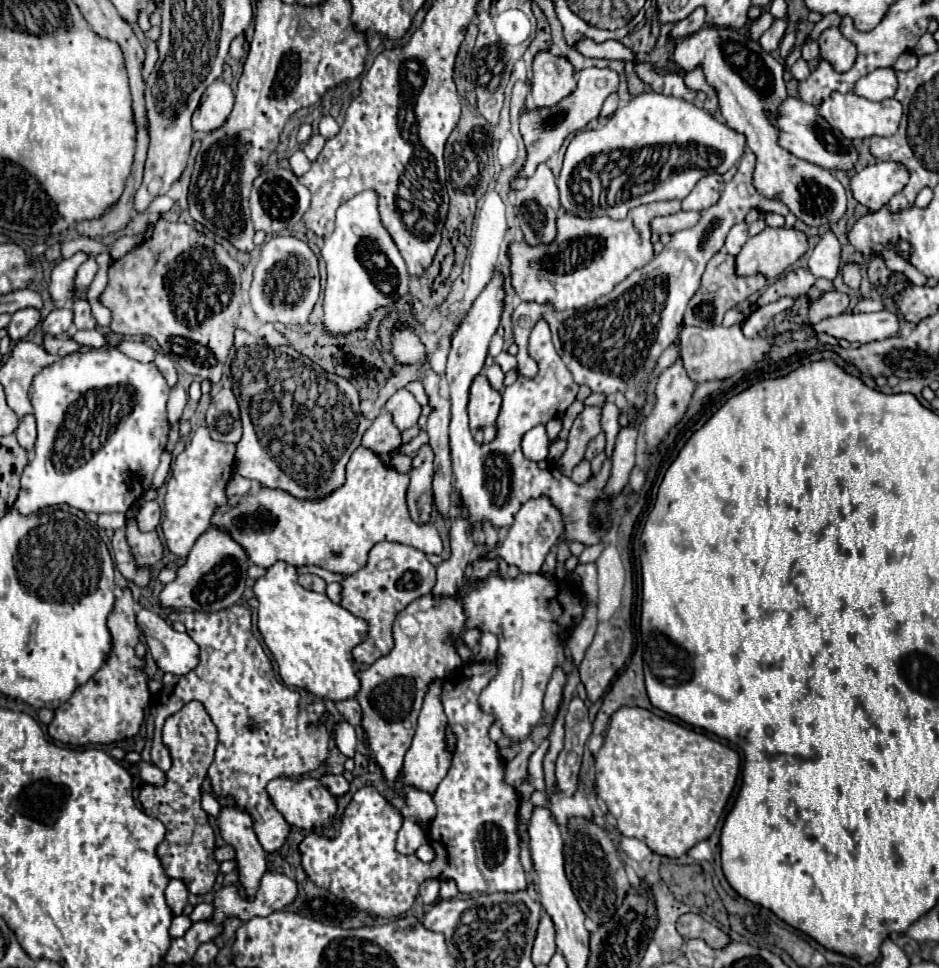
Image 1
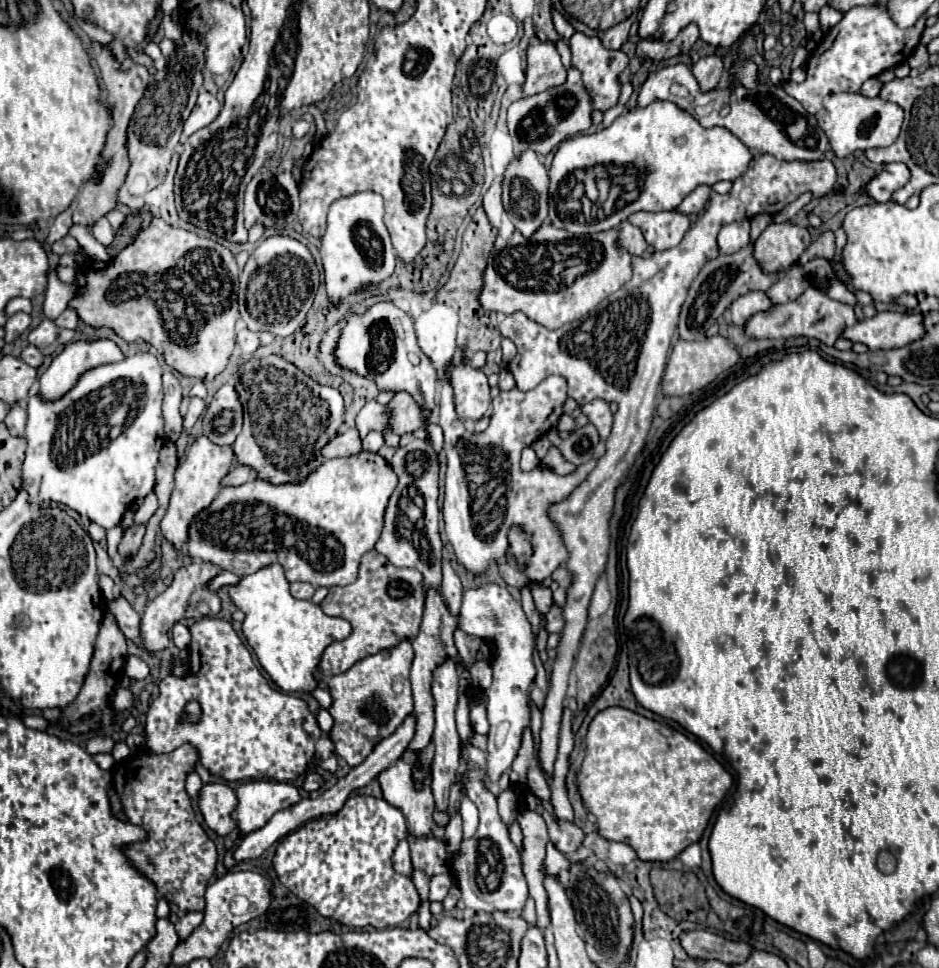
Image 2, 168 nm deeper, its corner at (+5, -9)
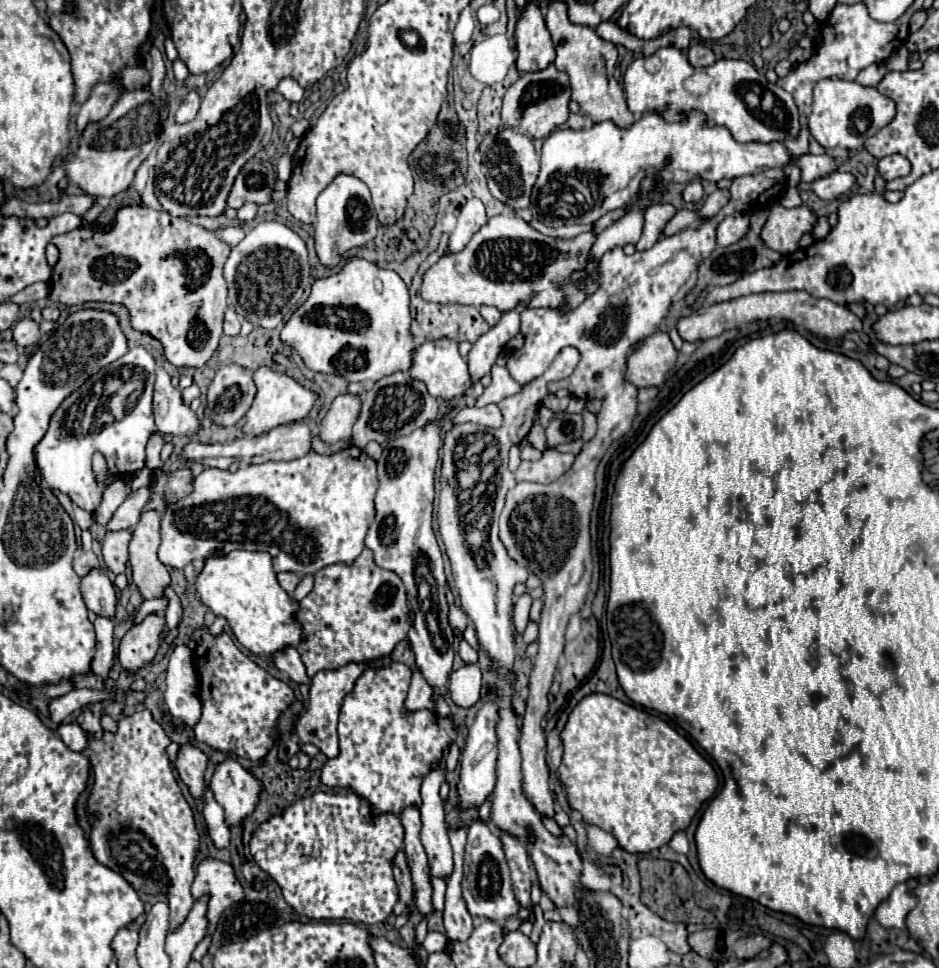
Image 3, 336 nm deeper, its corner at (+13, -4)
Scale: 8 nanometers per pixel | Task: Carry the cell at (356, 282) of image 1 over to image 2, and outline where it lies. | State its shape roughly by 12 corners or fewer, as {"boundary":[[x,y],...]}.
{"boundary":[[383,198],[333,202],[321,260],[335,308],[395,272]]}

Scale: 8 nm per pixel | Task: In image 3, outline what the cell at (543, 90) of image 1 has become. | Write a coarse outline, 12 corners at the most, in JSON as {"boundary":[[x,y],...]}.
{"boundary":[[529,1],[517,21],[517,69],[545,69],[555,47]]}

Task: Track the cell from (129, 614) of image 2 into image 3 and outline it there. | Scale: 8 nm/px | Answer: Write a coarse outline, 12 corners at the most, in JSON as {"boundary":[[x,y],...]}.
{"boundary":[[103,569],[81,577],[89,611],[115,615],[115,587]]}

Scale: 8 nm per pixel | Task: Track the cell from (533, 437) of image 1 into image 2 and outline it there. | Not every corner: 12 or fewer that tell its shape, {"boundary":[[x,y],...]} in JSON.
{"boundary":[[527,446],[521,456],[521,470],[539,466],[535,450]]}

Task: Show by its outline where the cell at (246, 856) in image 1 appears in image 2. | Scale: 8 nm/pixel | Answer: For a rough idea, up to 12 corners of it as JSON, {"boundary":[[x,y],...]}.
{"boundary":[[227,784],[199,794],[205,824],[221,838],[237,830],[237,796]]}

